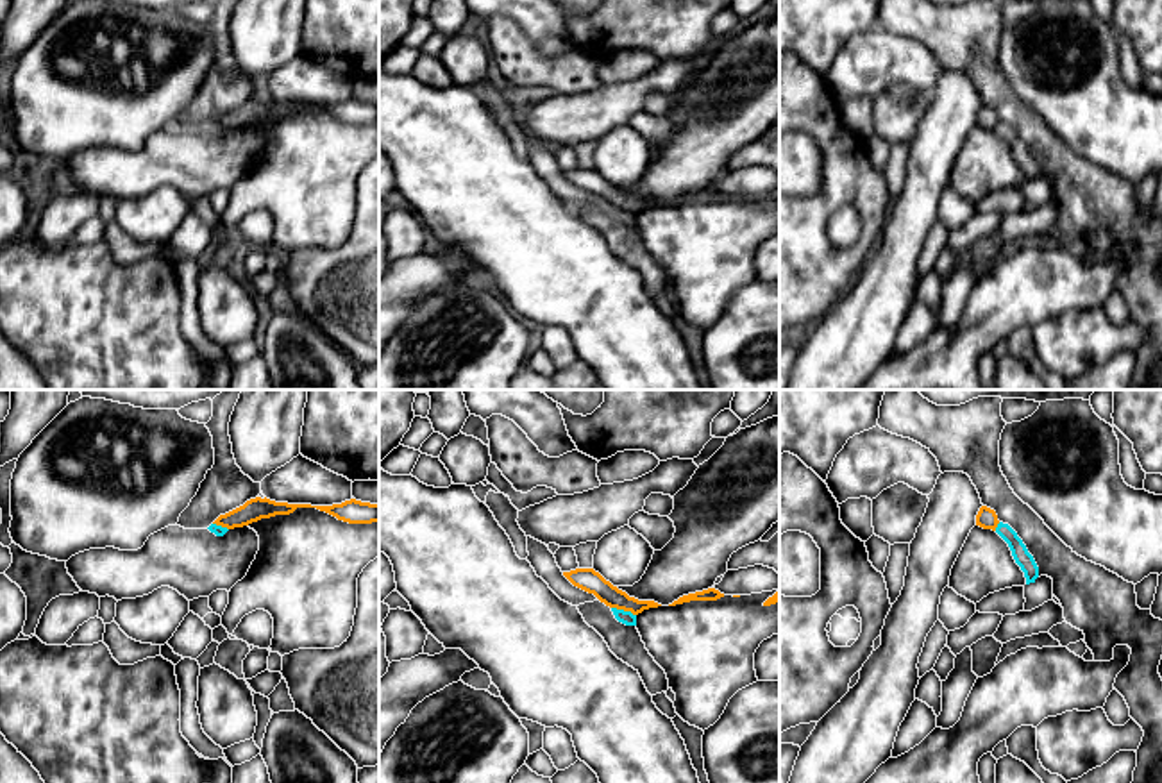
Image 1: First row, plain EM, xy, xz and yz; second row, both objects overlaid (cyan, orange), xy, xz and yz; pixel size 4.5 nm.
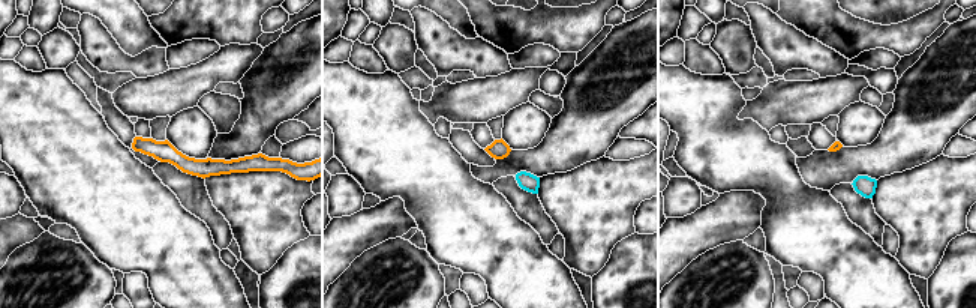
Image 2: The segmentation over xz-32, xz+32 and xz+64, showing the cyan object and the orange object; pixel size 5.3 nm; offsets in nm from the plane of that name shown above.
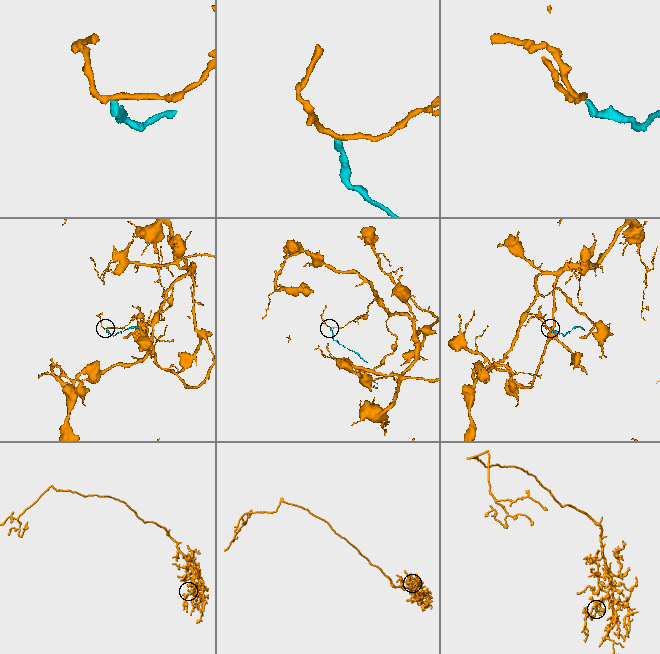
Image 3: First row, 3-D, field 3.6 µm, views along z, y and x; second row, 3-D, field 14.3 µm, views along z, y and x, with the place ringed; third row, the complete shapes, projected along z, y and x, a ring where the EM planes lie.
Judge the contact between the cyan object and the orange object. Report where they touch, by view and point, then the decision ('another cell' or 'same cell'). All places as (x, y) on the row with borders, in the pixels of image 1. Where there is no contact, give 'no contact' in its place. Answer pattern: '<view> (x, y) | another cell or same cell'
xz (623, 610) | another cell

